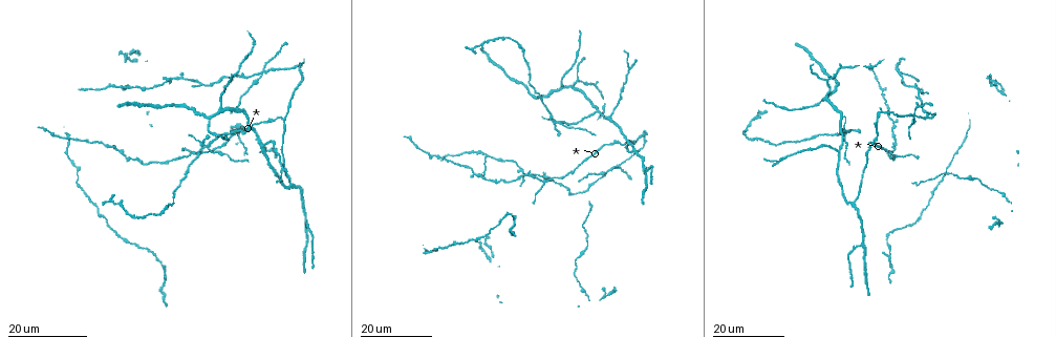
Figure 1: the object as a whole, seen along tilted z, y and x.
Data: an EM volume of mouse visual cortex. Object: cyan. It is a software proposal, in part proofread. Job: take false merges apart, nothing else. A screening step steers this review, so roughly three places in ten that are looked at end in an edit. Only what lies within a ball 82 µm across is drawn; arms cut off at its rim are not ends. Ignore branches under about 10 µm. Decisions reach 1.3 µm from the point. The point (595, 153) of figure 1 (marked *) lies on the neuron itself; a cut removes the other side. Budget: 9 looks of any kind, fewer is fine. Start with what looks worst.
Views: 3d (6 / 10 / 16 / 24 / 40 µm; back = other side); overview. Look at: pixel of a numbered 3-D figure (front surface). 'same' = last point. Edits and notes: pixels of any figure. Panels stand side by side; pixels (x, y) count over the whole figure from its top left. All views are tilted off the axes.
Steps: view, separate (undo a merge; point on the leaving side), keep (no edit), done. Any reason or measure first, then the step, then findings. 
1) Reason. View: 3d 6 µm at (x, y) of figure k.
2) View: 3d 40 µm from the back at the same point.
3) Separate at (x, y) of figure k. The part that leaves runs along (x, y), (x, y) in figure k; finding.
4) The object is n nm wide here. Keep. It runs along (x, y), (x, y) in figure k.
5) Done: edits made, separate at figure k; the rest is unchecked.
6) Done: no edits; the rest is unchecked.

Branch point. View: 3d 24 µm at (608, 173) of figure 1.

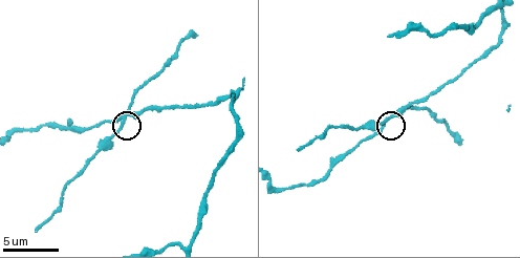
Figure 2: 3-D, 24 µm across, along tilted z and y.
View: 3d 10 µm at (122, 120) of figure 2.

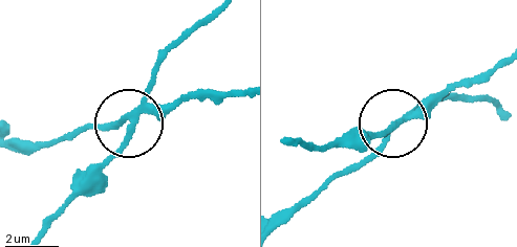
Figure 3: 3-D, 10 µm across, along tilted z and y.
3 arms meet here. Separate at (151, 77) of figure 3. The part that leaves runs along (405, 117), (359, 143), (317, 150), (288, 143) in figure 3; two neurons meet here.

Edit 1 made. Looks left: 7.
Three arms meet. View: 3d 24 µm at (559, 121) of figure 1.

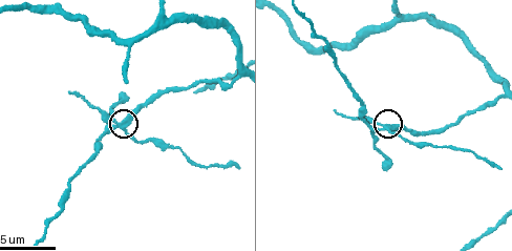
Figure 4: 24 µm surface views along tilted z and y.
View: 3d 6 µm at (122, 126) of figure 4.

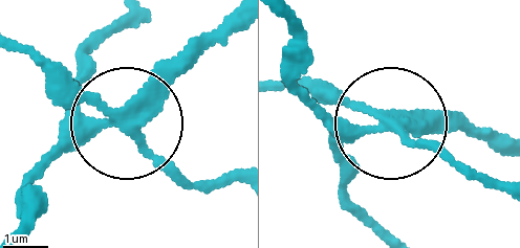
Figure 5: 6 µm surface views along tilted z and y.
Other side. View: 3d 6 µm from the back at (131, 128) of figure 5.

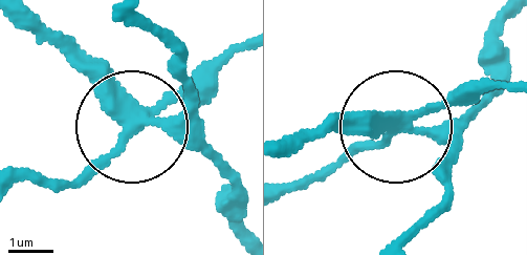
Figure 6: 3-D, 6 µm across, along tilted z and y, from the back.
The object is 240 nm wide here. Separate at (455, 92) of figure 6. The part that leaves runs along (396, 120), (286, 187) in figure 6; a second neuron is stuck on.

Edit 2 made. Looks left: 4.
View: overview.

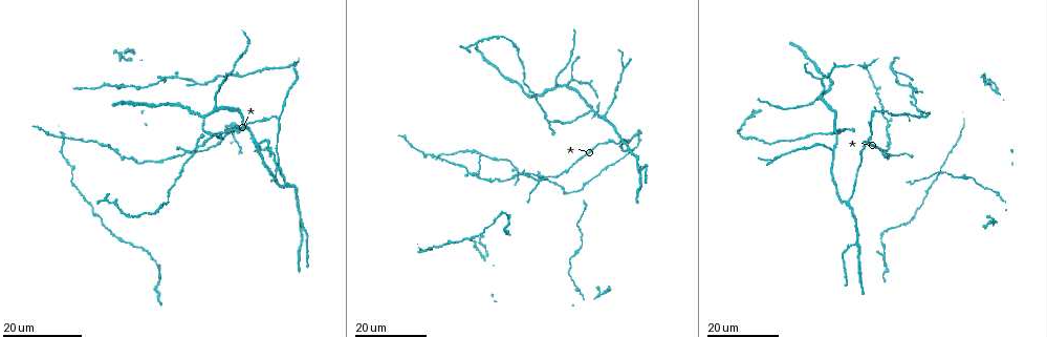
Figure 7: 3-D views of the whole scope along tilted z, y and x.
Three-way junction. View: 3d 24 µm at (279, 119) of figure 7.

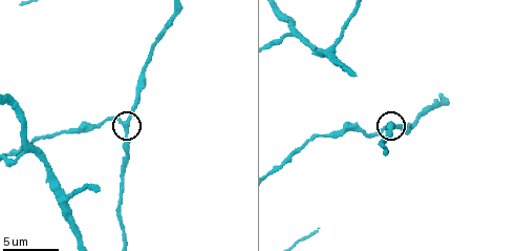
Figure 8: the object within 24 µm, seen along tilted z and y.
View: 3d 10 µm at (125, 128) of figure 8.

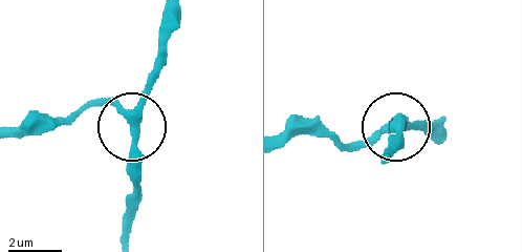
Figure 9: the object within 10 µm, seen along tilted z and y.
The object is 300 nm wide here. Keep. It runs along (21, 129), (89, 106), (109, 105), (127, 119), (161, 64) in figure 9; continuous, no second neuron.

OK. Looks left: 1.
View: 3d 16 µm at (129, 51) of figure 4.

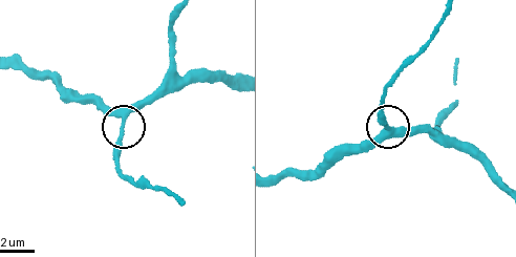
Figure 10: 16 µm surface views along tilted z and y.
Keep. It runs along (235, 85), (209, 76), (141, 100), (125, 121), (117, 165) in figure 10; all the same neuron.

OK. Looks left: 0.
Done: edits made, separate at figure 3, separate at figure 6; the rest is unchecked.

